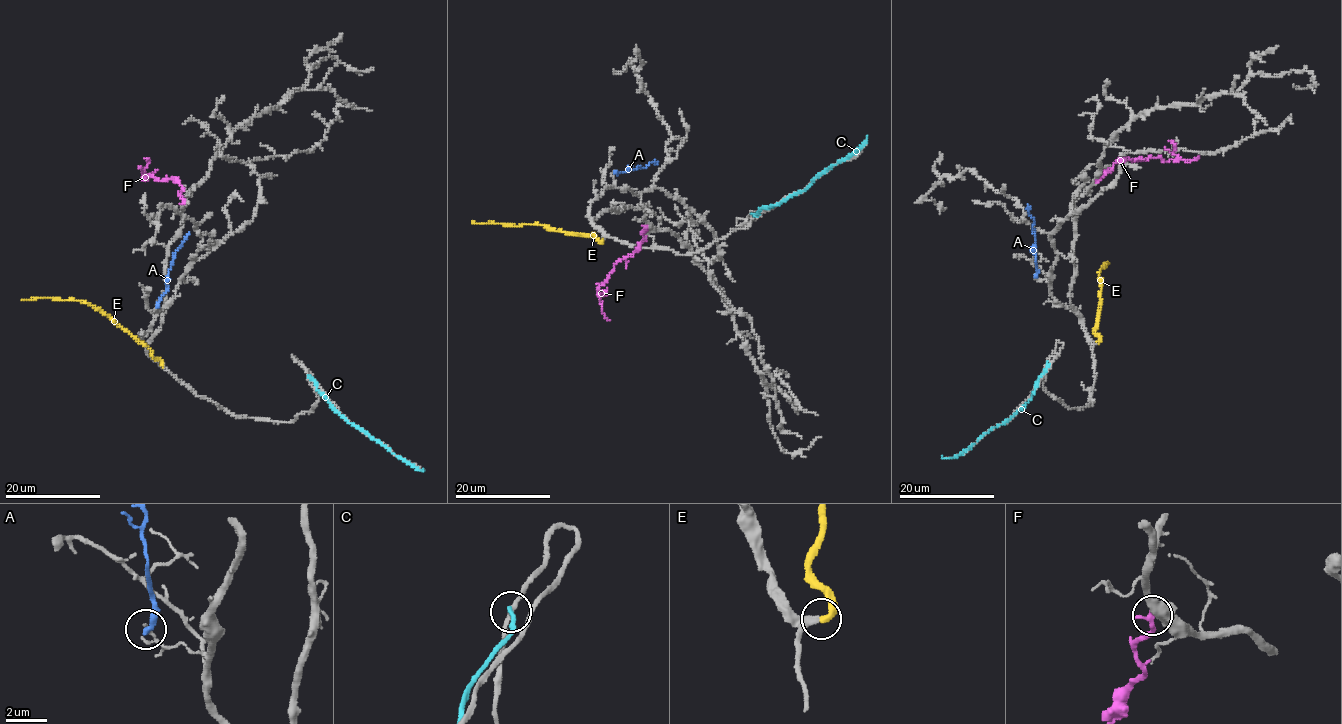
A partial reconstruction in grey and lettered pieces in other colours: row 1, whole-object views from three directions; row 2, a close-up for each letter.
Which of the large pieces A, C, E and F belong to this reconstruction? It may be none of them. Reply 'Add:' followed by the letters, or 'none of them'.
Add: E

